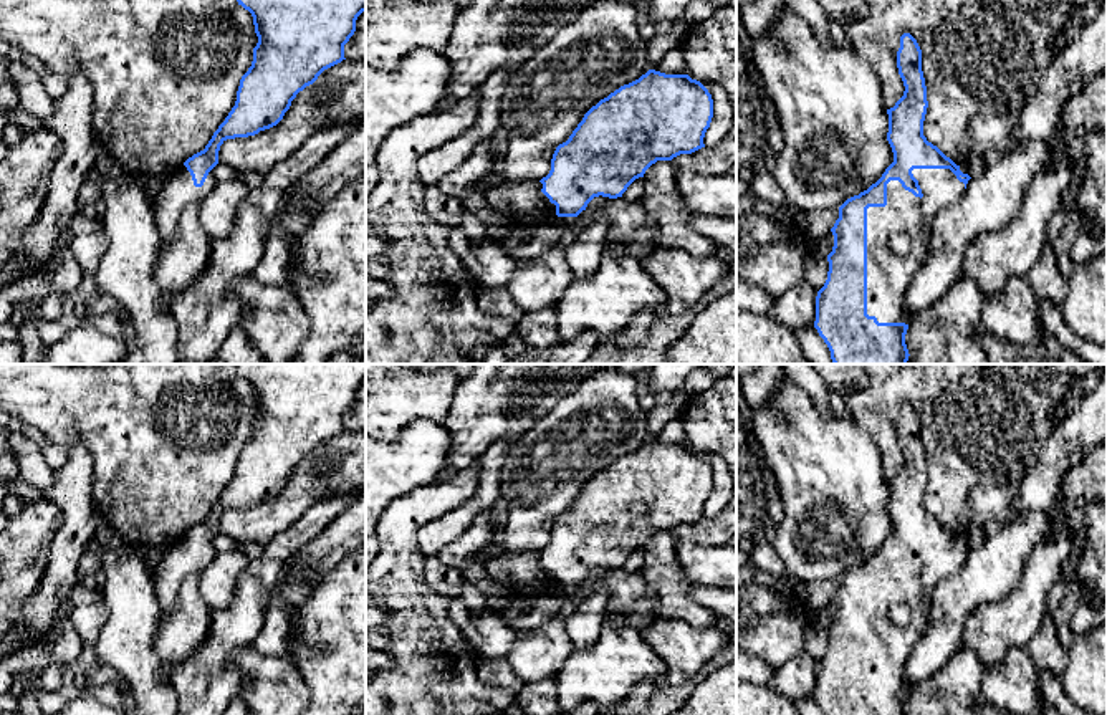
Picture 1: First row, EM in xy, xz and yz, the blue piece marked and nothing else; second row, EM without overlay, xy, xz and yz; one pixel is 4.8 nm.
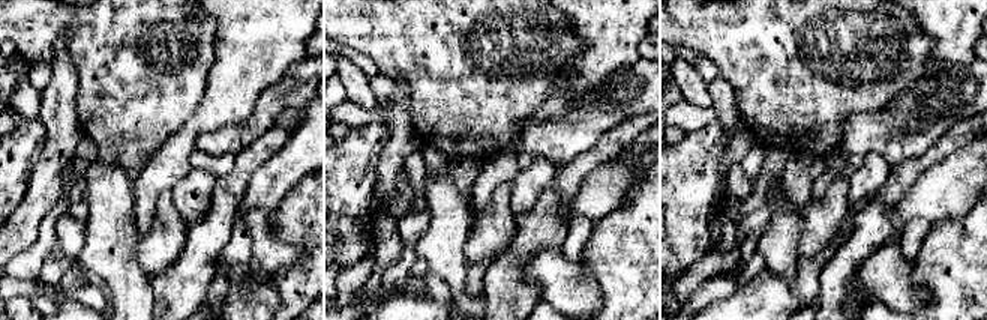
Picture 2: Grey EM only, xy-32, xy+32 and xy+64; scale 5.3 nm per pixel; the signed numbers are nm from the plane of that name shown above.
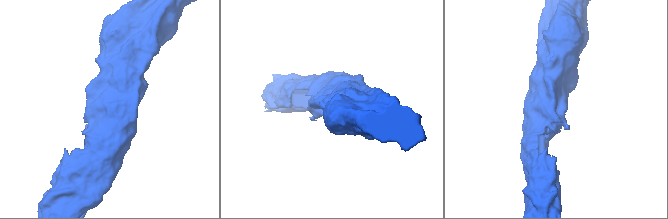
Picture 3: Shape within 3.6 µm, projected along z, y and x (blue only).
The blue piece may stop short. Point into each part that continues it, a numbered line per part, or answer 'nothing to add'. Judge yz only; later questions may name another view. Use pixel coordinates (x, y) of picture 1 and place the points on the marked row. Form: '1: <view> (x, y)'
1: yz (889, 275)

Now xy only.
1: xy (177, 192)

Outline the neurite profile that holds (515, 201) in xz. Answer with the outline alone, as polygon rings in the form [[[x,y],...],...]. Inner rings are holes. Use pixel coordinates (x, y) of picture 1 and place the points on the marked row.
[[[508,182],[485,192],[486,204],[510,222],[531,222],[546,225],[556,222],[558,215],[551,205],[541,199],[539,182]]]

